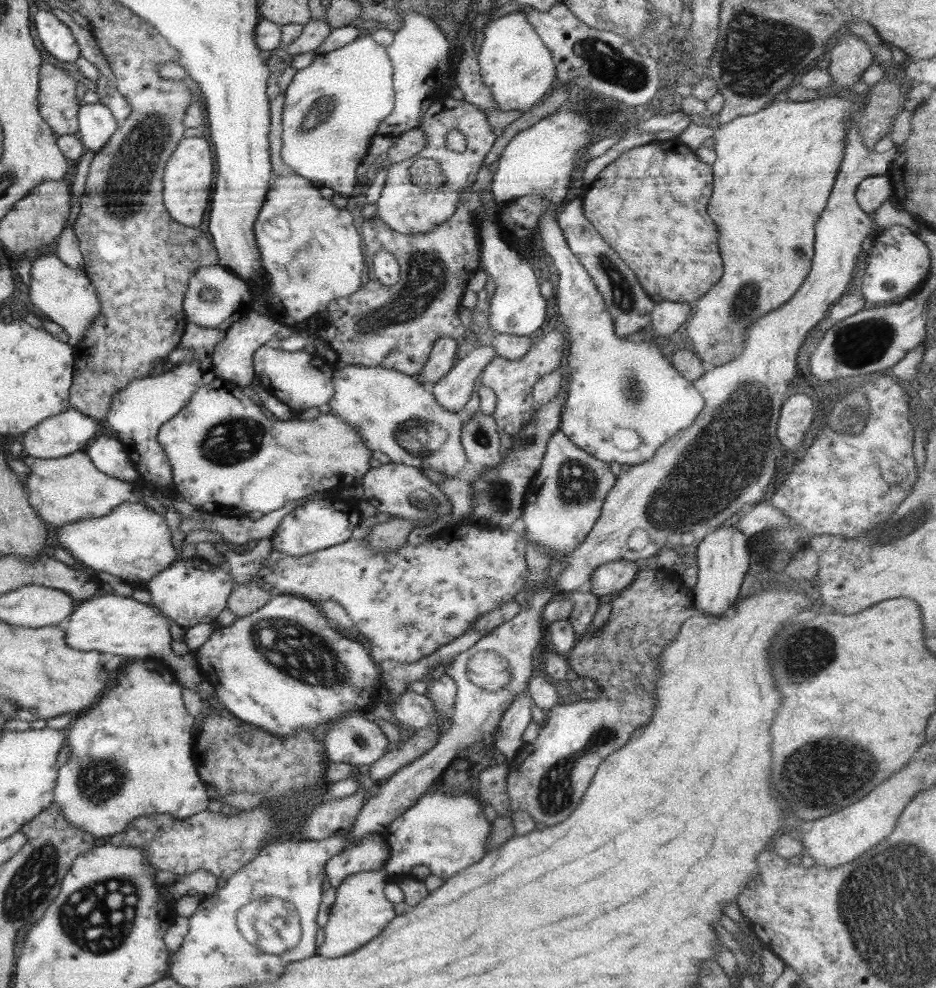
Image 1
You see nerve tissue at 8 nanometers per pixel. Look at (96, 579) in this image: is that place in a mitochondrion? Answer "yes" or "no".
no

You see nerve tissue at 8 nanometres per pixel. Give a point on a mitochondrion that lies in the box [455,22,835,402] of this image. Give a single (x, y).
(604, 61)

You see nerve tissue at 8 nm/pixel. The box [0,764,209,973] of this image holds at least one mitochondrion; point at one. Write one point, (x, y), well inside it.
(107, 907)

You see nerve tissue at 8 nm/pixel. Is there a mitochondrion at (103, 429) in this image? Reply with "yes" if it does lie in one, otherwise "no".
no

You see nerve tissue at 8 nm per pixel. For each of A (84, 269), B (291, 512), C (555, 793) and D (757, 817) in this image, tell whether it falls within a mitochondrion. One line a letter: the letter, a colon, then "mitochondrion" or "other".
A: other
B: other
C: mitochondrion
D: other

